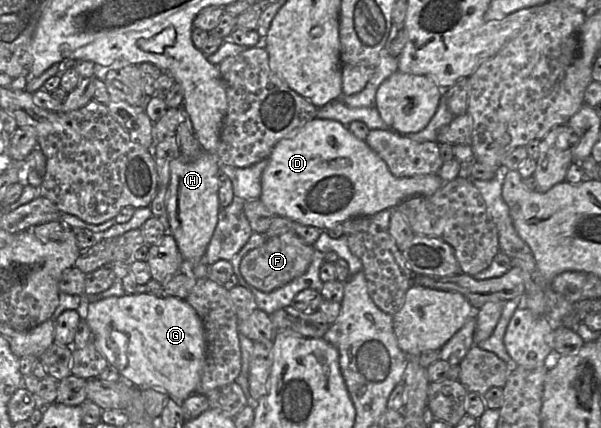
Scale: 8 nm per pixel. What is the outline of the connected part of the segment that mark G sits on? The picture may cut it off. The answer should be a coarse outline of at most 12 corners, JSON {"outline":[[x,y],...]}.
{"outline":[[174,296],[80,311],[121,378],[183,402],[205,364],[202,320]]}

